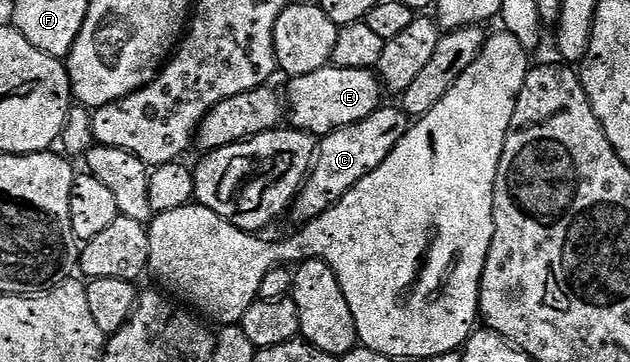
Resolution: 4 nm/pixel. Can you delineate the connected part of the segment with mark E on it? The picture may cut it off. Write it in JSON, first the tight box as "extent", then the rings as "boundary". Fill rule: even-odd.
{"extent":[285,64,385,136],"boundary":[[[328,64],[308,75],[292,77],[285,89],[285,110],[290,125],[307,134],[324,136],[334,130],[355,125],[384,105],[385,87],[374,69],[341,68]]]}

